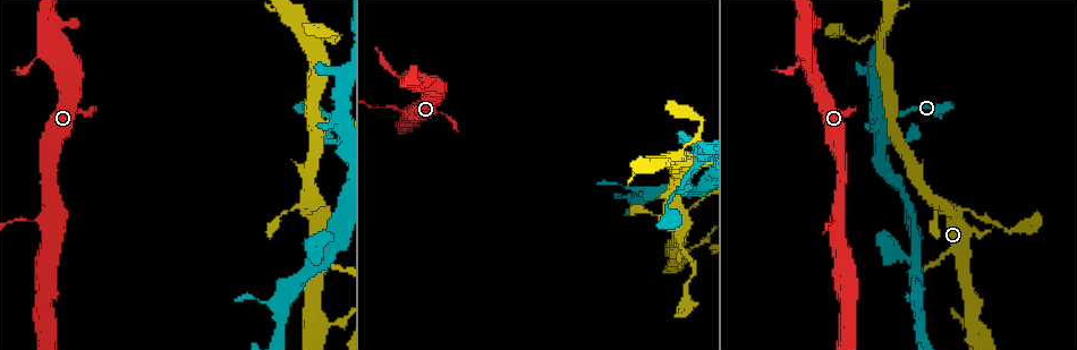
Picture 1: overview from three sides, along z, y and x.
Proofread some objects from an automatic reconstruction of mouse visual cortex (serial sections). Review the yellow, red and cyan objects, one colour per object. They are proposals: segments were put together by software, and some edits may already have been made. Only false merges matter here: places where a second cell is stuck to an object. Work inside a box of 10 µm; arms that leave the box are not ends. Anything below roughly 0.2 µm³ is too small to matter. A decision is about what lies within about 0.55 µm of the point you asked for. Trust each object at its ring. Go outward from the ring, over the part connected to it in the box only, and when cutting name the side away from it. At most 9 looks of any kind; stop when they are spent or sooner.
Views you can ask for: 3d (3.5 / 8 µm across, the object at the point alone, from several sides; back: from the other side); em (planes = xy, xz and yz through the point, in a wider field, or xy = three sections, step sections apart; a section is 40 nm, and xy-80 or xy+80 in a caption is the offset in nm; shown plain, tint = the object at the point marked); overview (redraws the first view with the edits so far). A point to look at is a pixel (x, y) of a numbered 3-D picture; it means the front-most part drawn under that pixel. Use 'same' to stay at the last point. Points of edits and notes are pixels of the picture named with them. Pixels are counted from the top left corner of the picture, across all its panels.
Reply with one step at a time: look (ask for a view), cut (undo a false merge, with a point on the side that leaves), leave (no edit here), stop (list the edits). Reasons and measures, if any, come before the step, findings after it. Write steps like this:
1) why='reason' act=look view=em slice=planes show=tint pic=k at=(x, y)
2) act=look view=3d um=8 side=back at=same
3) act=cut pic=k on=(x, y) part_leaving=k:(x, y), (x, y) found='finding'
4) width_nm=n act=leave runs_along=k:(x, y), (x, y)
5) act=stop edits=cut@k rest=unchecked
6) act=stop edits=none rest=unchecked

why='abrupt turn' act=look view=3d um=3.5 pic=1 at=(315, 129)

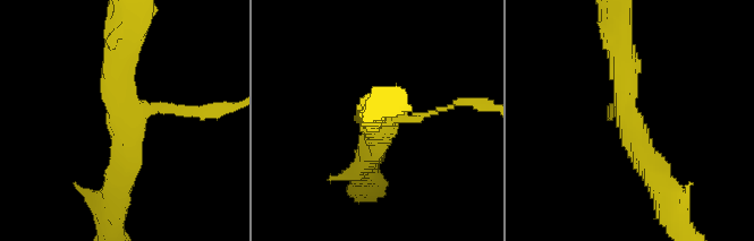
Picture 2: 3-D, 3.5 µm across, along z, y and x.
act=look view=em slice=xy step=3 show=tint pic=2 at=(124, 119)

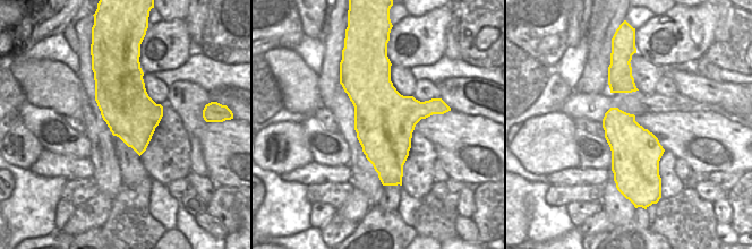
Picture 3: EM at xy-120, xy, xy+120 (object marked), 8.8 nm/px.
arms=3 arm_widths_nm=100,350,400 act=leave runs_along=2:(663, 186), (628, 123), (619, 46) found='one cell here'

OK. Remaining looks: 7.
why='a fork' act=look view=3d um=3.5 side=back pic=1 at=(915, 259)

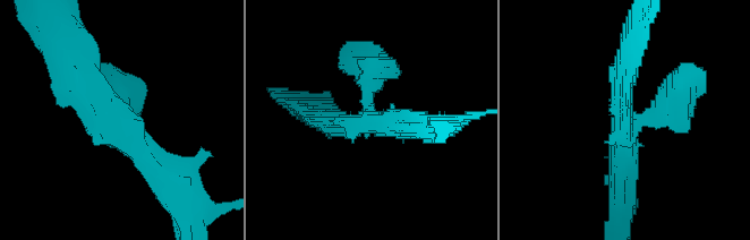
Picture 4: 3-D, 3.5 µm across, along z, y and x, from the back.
why='shape alone is not enough' act=look view=em slice=xy step=5 show=tint pic=4 at=(625, 124)

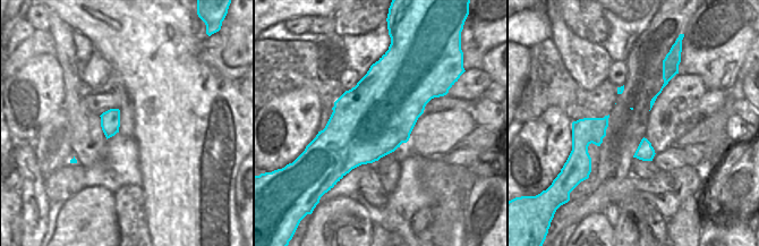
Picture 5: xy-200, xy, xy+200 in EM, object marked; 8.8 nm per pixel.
act=leave runs_along=4:(69, 68), (170, 182) found='continuous, no second cell'

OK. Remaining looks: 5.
why='three-way junction' act=look view=3d um=3.5 pic=1 at=(316, 325)

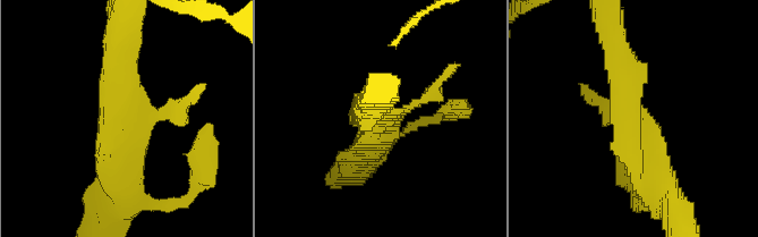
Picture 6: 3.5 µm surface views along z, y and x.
act=look view=em slice=xy step=3 show=tint pic=6 at=(123, 118)

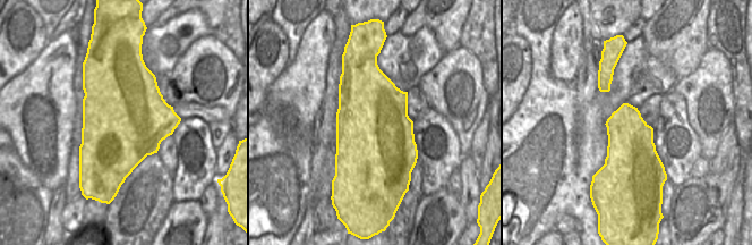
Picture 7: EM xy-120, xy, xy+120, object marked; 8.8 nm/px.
act=look view=em slice=planes show=tint at=same

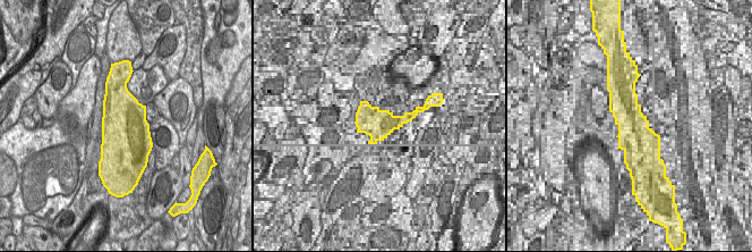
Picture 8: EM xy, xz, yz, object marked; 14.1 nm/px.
arm_widths_nm=150,400,500 act=leave found='continuous, no second cell'

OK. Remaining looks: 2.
why='two arms in line, one across' act=look view=em slice=planes show=tint pic=1 at=(838, 218)

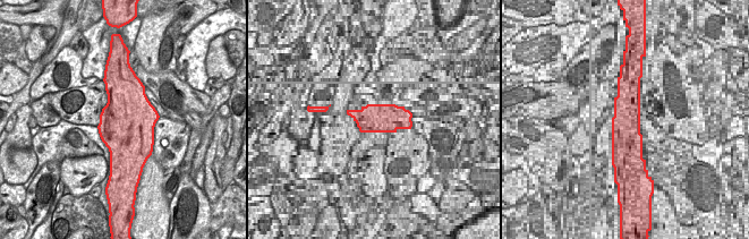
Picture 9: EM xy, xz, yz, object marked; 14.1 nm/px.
act=look view=3d um=3.5 at=same

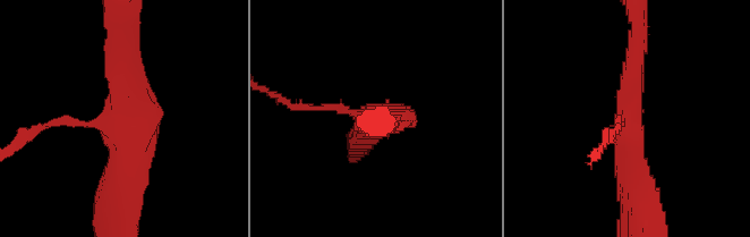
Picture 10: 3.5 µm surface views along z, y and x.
act=leave found='one cell here'

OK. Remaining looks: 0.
act=stop edits=none rest=unchecked

